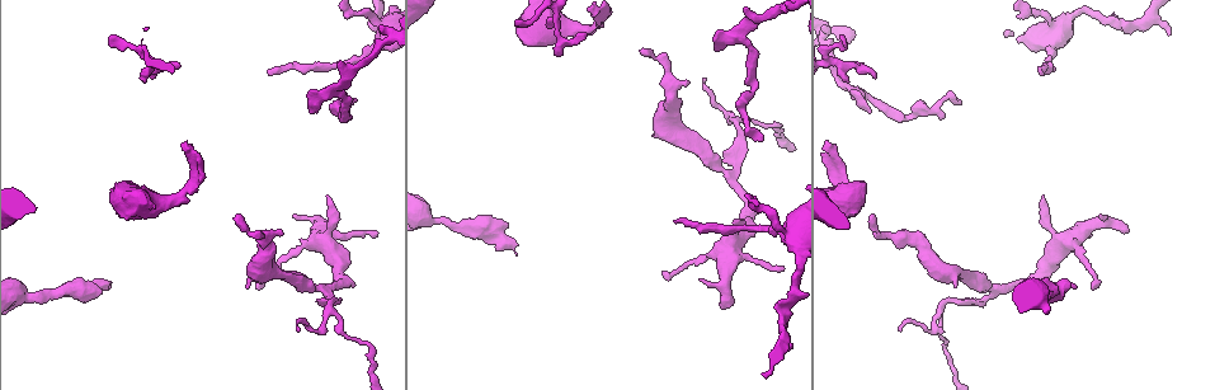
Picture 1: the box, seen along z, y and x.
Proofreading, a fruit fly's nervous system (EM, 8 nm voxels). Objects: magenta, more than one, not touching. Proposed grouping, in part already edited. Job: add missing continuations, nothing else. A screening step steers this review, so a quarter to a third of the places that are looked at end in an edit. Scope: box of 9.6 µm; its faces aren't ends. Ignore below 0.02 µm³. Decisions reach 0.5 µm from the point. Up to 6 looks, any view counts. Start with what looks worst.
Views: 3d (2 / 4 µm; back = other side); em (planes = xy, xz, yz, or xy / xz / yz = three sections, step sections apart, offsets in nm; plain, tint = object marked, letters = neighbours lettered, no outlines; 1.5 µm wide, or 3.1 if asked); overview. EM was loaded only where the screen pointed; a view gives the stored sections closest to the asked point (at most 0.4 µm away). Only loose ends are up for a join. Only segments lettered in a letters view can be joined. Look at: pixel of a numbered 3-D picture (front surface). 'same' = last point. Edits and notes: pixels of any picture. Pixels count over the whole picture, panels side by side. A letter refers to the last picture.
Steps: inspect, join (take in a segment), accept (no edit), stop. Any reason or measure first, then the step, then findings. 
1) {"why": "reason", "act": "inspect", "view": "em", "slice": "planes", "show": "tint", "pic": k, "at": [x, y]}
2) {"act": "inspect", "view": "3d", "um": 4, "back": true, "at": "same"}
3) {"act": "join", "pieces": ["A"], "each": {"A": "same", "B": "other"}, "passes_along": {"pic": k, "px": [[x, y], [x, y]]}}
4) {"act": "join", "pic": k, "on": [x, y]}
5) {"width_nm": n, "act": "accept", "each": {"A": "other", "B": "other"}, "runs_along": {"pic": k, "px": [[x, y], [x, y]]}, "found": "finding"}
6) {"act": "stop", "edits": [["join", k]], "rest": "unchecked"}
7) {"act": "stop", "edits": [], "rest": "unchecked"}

{"why": "branch stops here", "act": "inspect", "view": "em", "slice": "planes", "show": "letters", "pic": 1, "at": [1169, 35]}

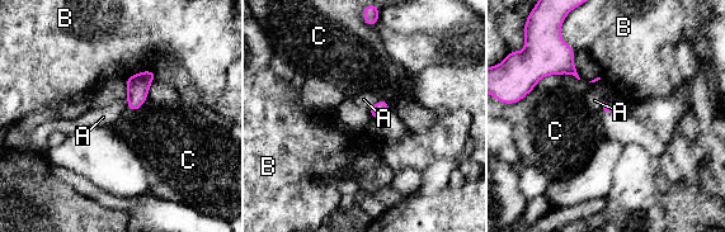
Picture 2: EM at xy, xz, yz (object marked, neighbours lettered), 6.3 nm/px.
{"act": "accept", "each": {"A": "other", "B": "other", "C": "other"}, "border": {"pic": 2, "px": [[385, 99], [377, 100], [368, 108]]}, "found": "none of them fits"}

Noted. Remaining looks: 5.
{"act": "inspect", "view": "em", "slice": "yz", "step": 4, "show": "tint", "pic": 1, "at": [780, 266]}

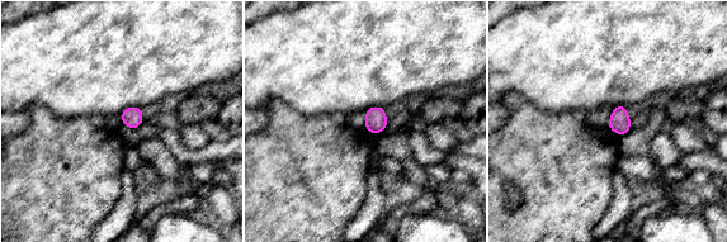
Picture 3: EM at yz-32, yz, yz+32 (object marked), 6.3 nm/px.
{"act": "inspect", "view": "em", "slice": "planes", "show": "letters", "at": "same"}

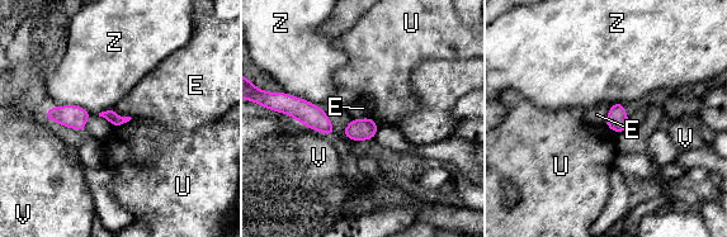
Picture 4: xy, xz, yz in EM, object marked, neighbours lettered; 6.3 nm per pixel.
{"act": "accept", "each": {"E": "other", "U": "other", "V": "other", "Z": "other"}, "border": {"pic": 4, "px": [[113, 108], [119, 115], [131, 118]]}, "found": "no lettered segment goes on from it"}

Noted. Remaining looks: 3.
{"why": "free end", "act": "inspect", "view": "em", "slice": "planes", "show": "letters", "pic": 1, "at": [721, 306]}

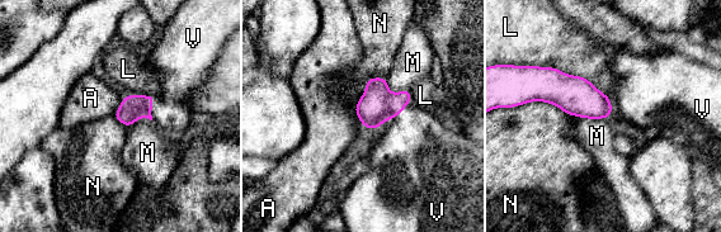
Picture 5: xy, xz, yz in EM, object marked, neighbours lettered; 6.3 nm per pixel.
{"act": "join", "pieces": ["V"], "each": {"A": "other", "L": "other", "M": "other", "N": "other", "V": "same"}, "found": "it goes on there"}

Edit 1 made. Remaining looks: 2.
{"act": "stop", "edits": [["join", 5]], "rest": "unchecked"}

